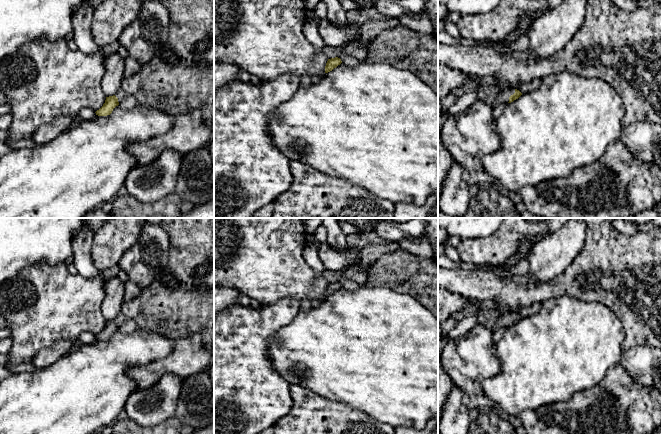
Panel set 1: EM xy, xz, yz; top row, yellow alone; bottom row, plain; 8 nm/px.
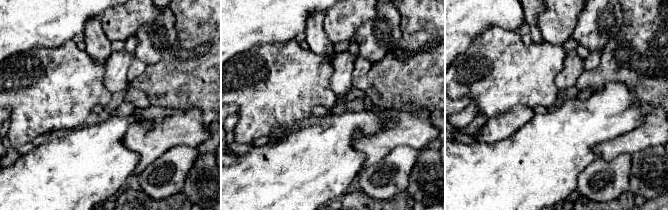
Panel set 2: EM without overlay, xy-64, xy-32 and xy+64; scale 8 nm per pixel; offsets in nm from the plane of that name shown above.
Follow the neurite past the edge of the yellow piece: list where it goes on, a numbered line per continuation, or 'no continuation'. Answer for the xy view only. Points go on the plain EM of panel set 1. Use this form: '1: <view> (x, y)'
1: xy (121, 318)

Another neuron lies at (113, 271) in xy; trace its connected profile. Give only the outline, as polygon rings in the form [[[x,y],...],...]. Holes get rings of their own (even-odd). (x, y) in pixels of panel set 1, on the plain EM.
[[[115,265],[113,267],[110,267],[109,269],[106,269],[101,272],[101,275],[105,280],[111,279],[113,277],[116,277],[118,273],[120,272],[120,267],[119,265]]]

